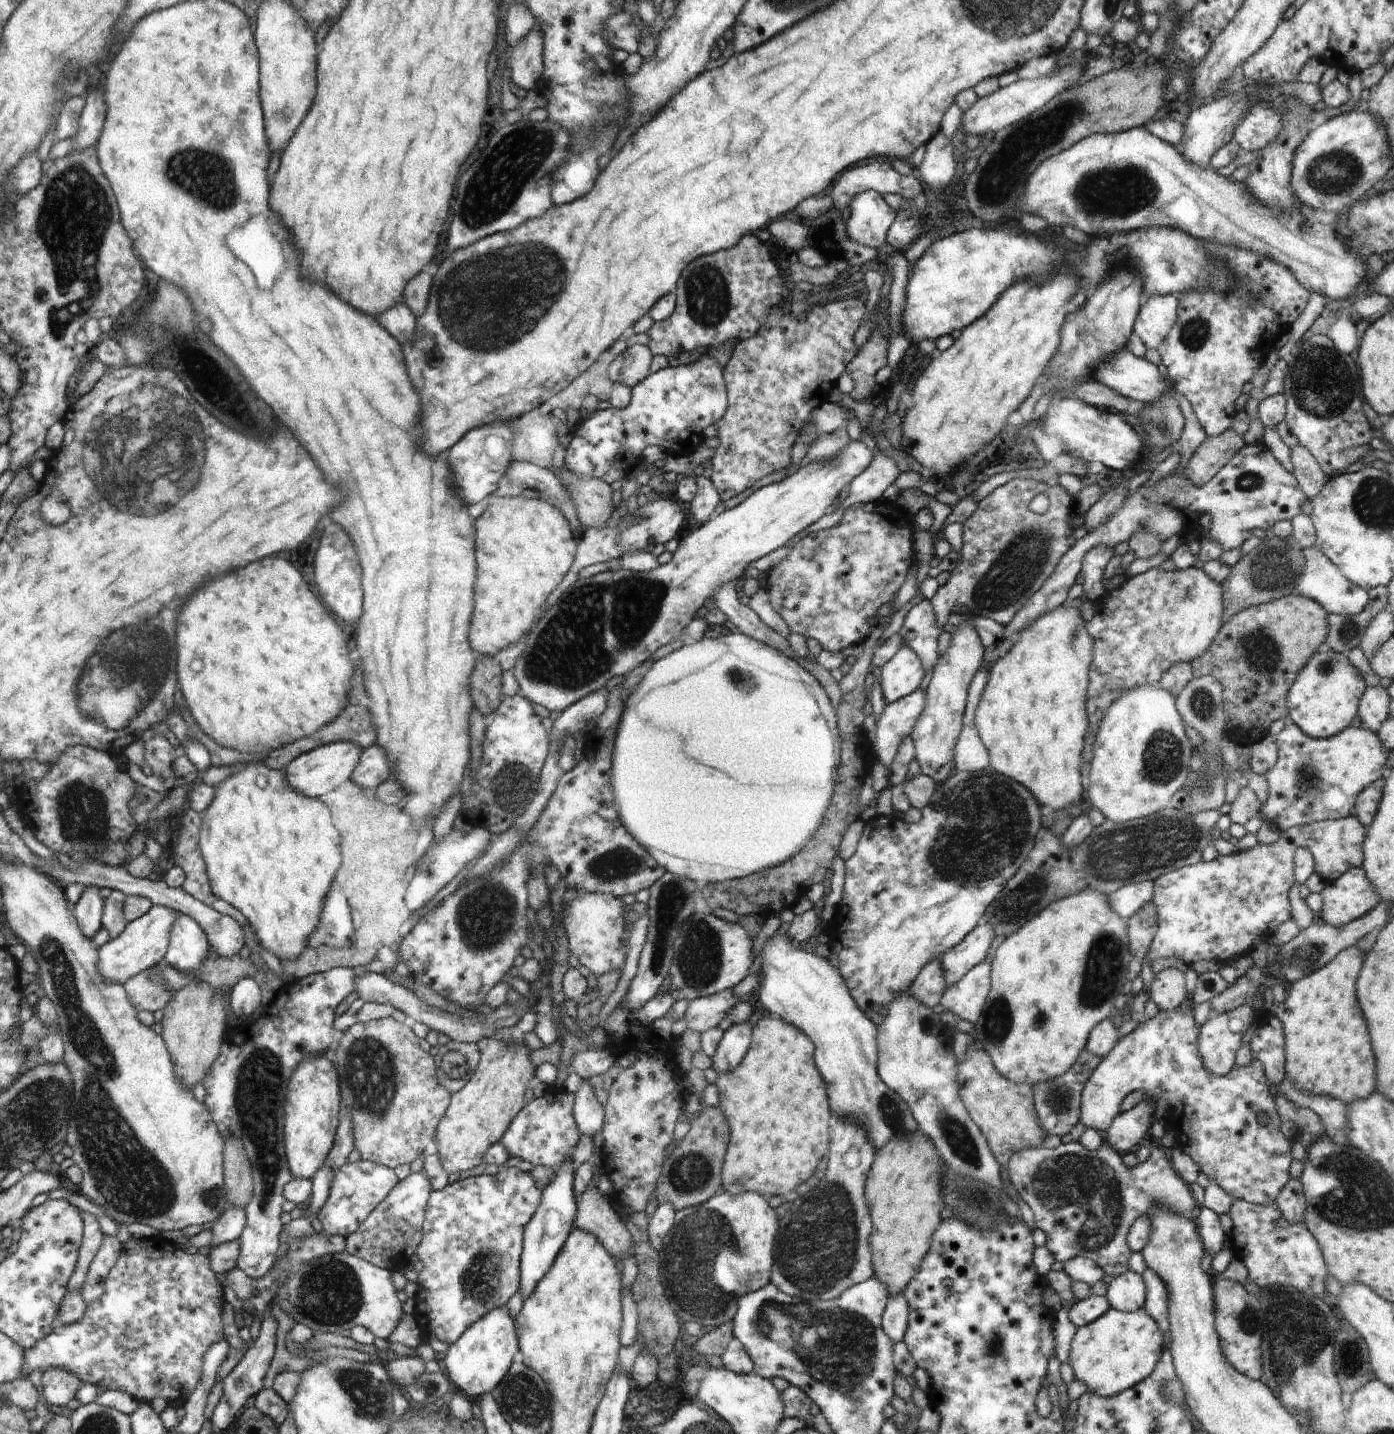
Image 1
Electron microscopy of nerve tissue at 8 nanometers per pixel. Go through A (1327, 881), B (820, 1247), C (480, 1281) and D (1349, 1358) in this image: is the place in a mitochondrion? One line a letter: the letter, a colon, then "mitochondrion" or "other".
A: other
B: mitochondrion
C: mitochondrion
D: mitochondrion

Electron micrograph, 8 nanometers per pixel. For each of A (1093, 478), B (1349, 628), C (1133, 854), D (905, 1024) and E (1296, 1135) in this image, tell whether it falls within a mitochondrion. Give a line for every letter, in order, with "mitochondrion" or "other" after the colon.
A: other
B: mitochondrion
C: mitochondrion
D: other
E: other

